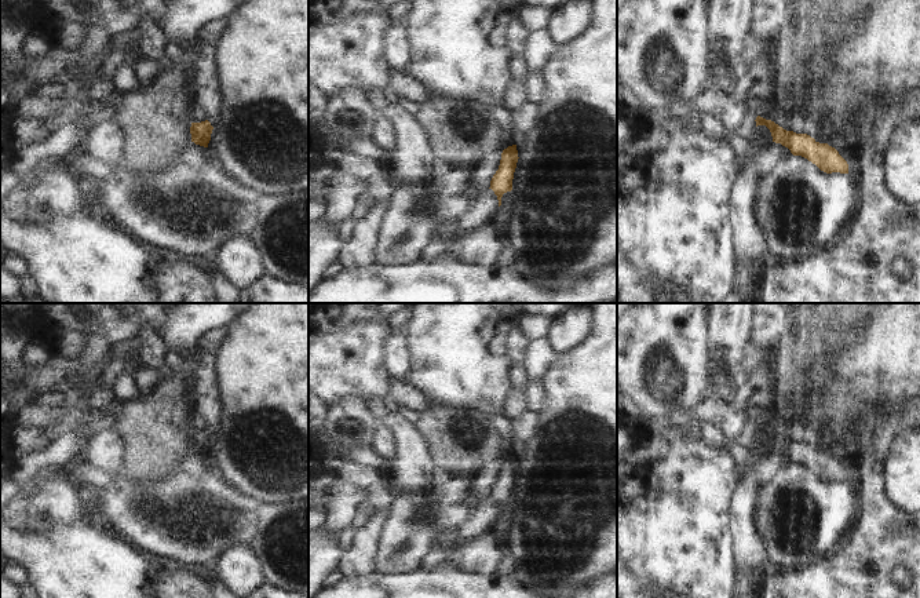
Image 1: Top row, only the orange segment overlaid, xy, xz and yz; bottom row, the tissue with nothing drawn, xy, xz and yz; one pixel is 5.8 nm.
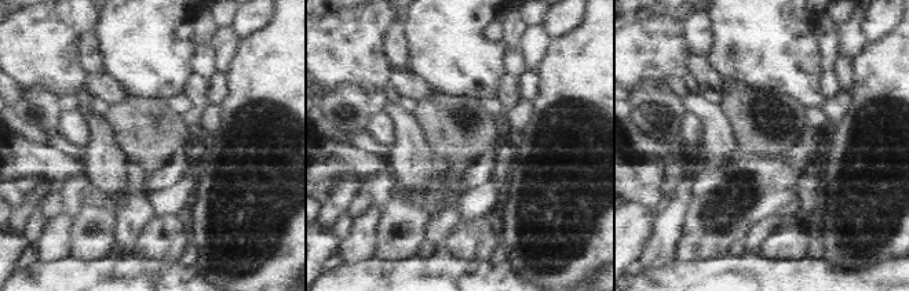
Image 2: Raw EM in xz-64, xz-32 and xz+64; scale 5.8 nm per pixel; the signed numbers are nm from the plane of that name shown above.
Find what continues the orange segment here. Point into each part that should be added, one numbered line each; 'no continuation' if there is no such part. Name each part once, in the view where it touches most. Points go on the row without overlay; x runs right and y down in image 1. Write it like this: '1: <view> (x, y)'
no continuation

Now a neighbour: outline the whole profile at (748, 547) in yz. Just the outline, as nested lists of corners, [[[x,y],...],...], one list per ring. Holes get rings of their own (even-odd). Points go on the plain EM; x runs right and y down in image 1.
[[[773,451],[769,457],[760,459],[752,474],[735,488],[731,496],[731,521],[729,528],[734,539],[737,568],[769,562],[767,551],[756,532],[753,519],[756,495],[782,467],[791,463],[788,456]]]

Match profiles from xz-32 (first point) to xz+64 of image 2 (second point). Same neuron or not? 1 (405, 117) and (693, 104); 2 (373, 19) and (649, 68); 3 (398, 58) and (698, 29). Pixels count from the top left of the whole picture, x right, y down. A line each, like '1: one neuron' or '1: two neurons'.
1: one neuron
2: one neuron
3: one neuron

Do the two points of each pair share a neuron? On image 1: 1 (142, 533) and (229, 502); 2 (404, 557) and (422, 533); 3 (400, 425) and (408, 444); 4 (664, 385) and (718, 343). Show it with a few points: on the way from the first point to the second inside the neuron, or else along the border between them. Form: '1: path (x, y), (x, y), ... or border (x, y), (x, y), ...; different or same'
1: path (164, 518), (207, 517); same
2: path (404, 551), (416, 539); same
3: path (404, 429), (408, 433), (408, 440); same
4: border (708, 318), (708, 385); different

